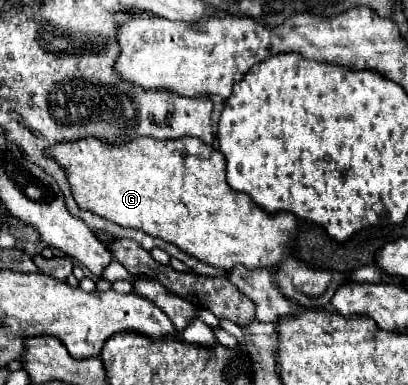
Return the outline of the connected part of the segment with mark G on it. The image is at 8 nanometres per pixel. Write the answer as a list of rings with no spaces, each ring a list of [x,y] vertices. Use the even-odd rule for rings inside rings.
[[[83,138],[49,148],[49,156],[67,170],[71,192],[83,210],[95,212],[119,226],[139,228],[149,236],[163,238],[205,264],[223,270],[231,270],[241,264],[249,270],[257,270],[277,268],[285,258],[289,258],[289,248],[285,248],[285,244],[297,236],[299,218],[291,212],[267,212],[245,192],[231,190],[225,180],[225,158],[219,150],[197,138],[137,138],[121,146],[109,146],[95,138]]]

